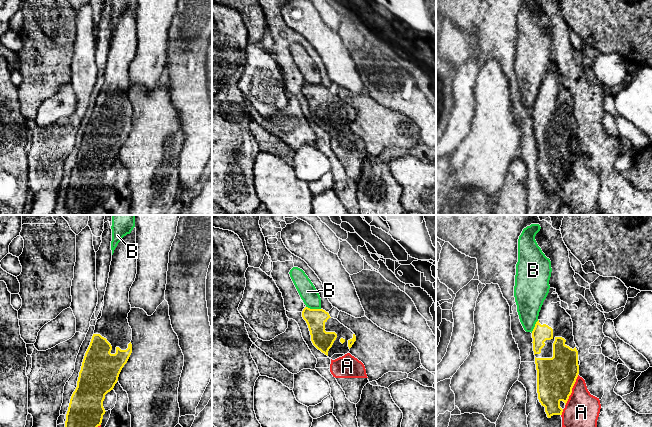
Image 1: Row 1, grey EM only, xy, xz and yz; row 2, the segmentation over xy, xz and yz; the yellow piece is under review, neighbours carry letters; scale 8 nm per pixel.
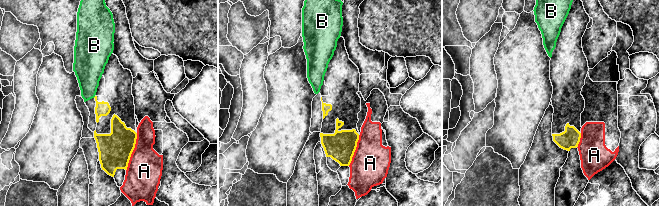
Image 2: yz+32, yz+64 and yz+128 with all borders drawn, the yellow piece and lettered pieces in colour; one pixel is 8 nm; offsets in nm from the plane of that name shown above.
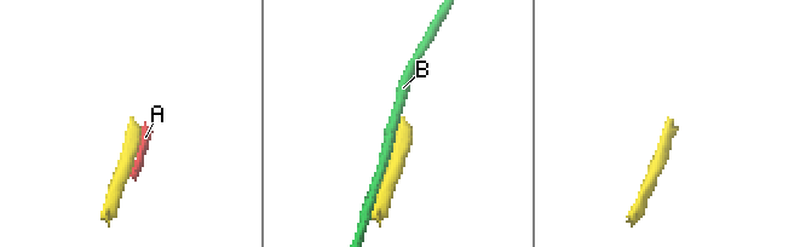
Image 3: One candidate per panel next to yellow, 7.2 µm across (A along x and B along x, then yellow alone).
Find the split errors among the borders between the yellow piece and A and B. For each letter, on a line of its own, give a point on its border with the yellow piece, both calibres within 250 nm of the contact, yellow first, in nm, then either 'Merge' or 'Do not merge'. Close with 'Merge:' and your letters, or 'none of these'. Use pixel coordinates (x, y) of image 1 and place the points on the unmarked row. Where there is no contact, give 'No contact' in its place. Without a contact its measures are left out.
A: Touches yellow at yz (571, 166). Thickness 320 nm (yellow) against 280 nm. Do not merge
B: Touches yellow at xz (313, 85). Thickness 160 nm (yellow) against 140 nm. Do not merge
Merge: none of these

